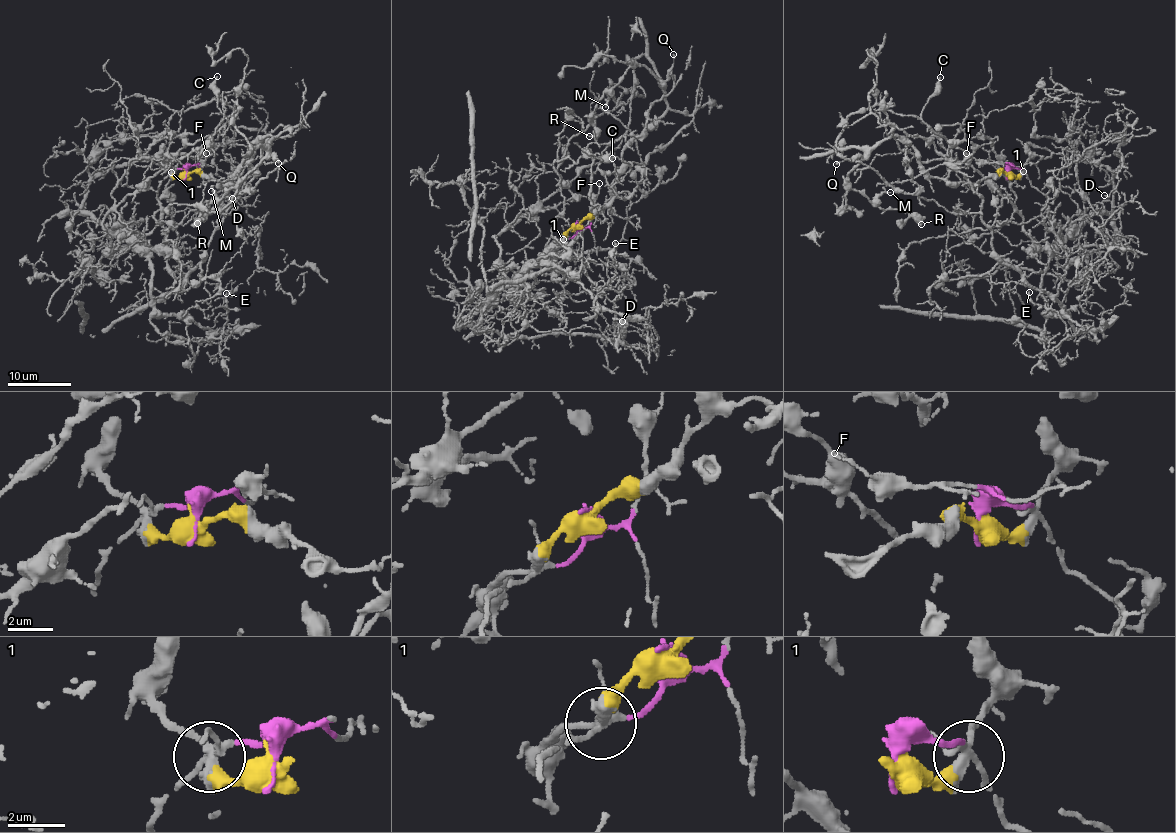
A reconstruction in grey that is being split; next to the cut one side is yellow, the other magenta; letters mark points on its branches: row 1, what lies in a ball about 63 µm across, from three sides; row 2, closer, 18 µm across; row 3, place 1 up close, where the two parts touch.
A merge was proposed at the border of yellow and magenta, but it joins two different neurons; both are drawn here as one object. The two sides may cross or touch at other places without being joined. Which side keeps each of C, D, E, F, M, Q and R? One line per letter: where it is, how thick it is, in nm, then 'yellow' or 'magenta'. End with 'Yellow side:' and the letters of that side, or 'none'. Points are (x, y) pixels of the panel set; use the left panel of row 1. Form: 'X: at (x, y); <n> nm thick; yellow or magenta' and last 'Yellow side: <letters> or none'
C: at (217, 76); 170 nm thick; yellow
D: at (232, 198); 120 nm thick; magenta
E: at (226, 293); 180 nm thick; magenta
F: at (206, 153); 140 nm thick; magenta
M: at (211, 191); 140 nm thick; yellow
Q: at (278, 163); 170 nm thick; yellow
R: at (197, 223); 240 nm thick; yellow
Yellow side: C, M, Q, R

